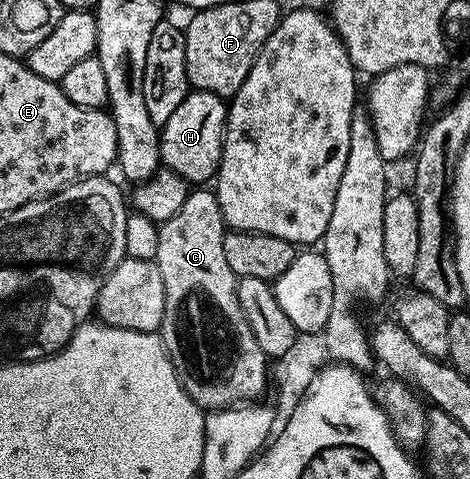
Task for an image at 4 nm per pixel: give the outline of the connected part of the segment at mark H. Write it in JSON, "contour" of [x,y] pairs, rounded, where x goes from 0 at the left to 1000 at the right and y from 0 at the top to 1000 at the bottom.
{"contour":[[[402,190],[398,205],[362,238],[362,248],[340,269],[340,338],[370,355],[409,388],[434,388],[468,353],[477,265],[485,253],[485,217],[479,203],[445,192]]]}

